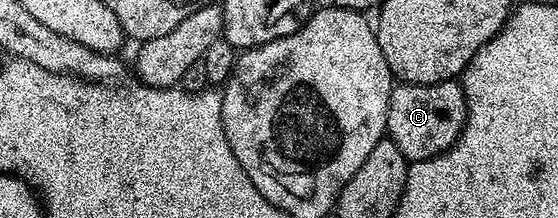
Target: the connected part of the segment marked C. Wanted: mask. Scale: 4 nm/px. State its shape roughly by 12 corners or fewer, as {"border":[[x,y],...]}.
{"border":[[397,83],[387,139],[442,154],[468,121],[463,83]]}

